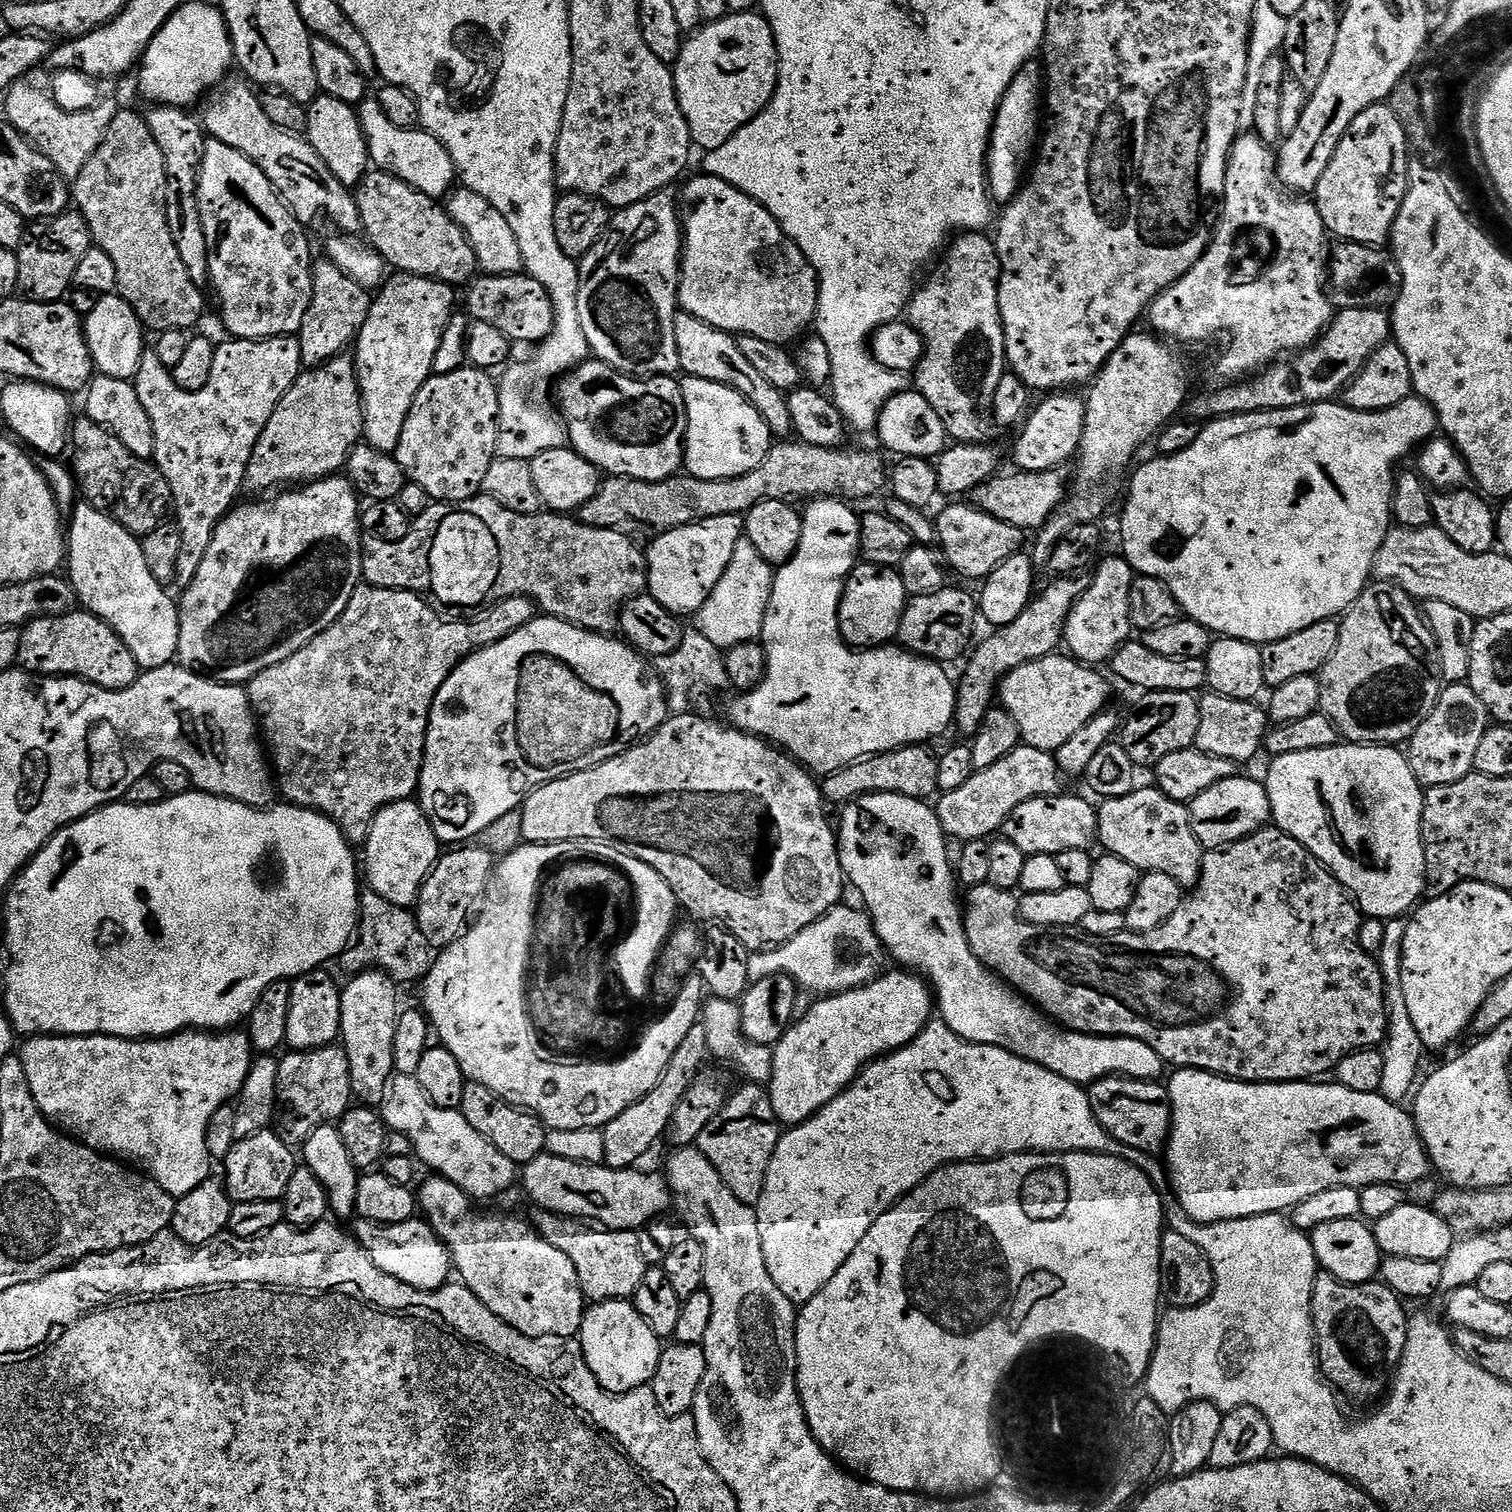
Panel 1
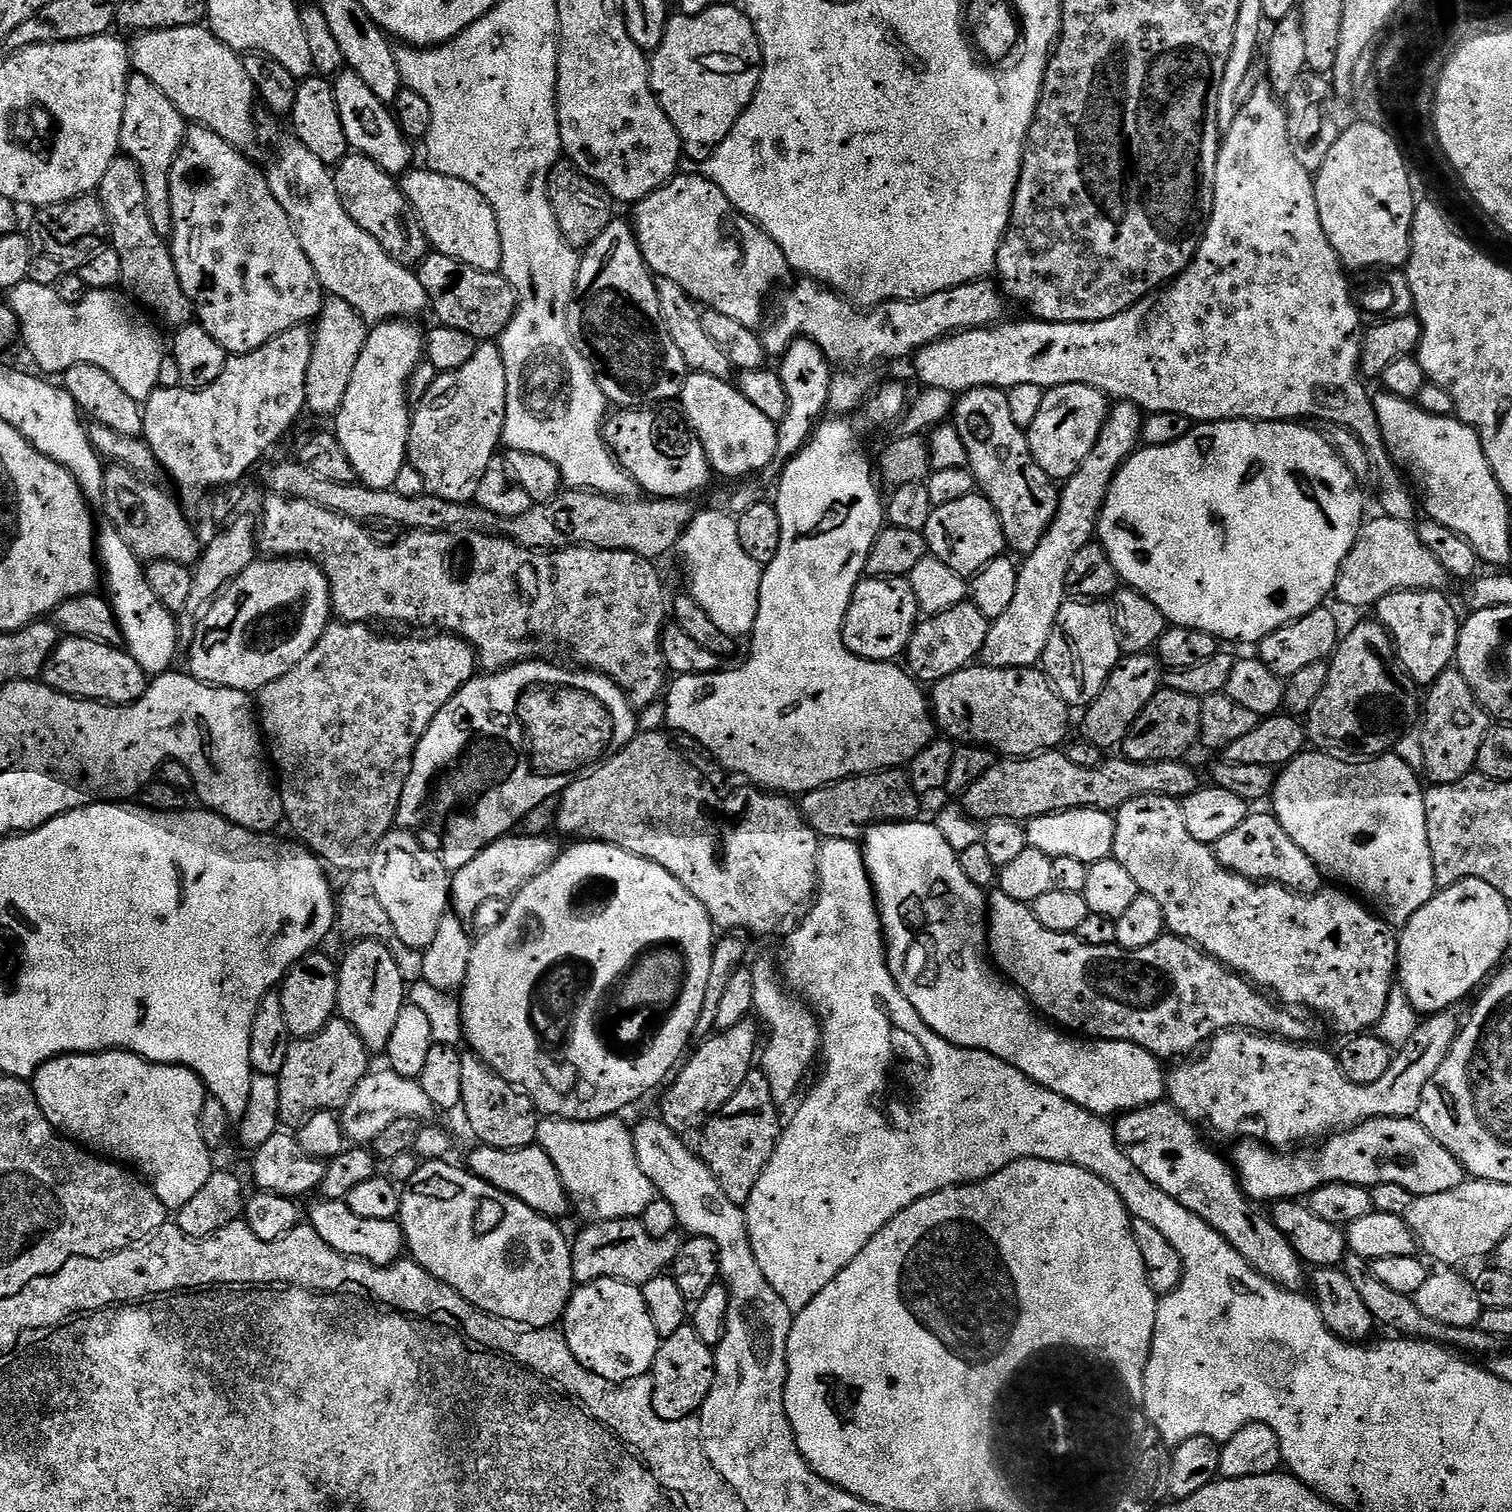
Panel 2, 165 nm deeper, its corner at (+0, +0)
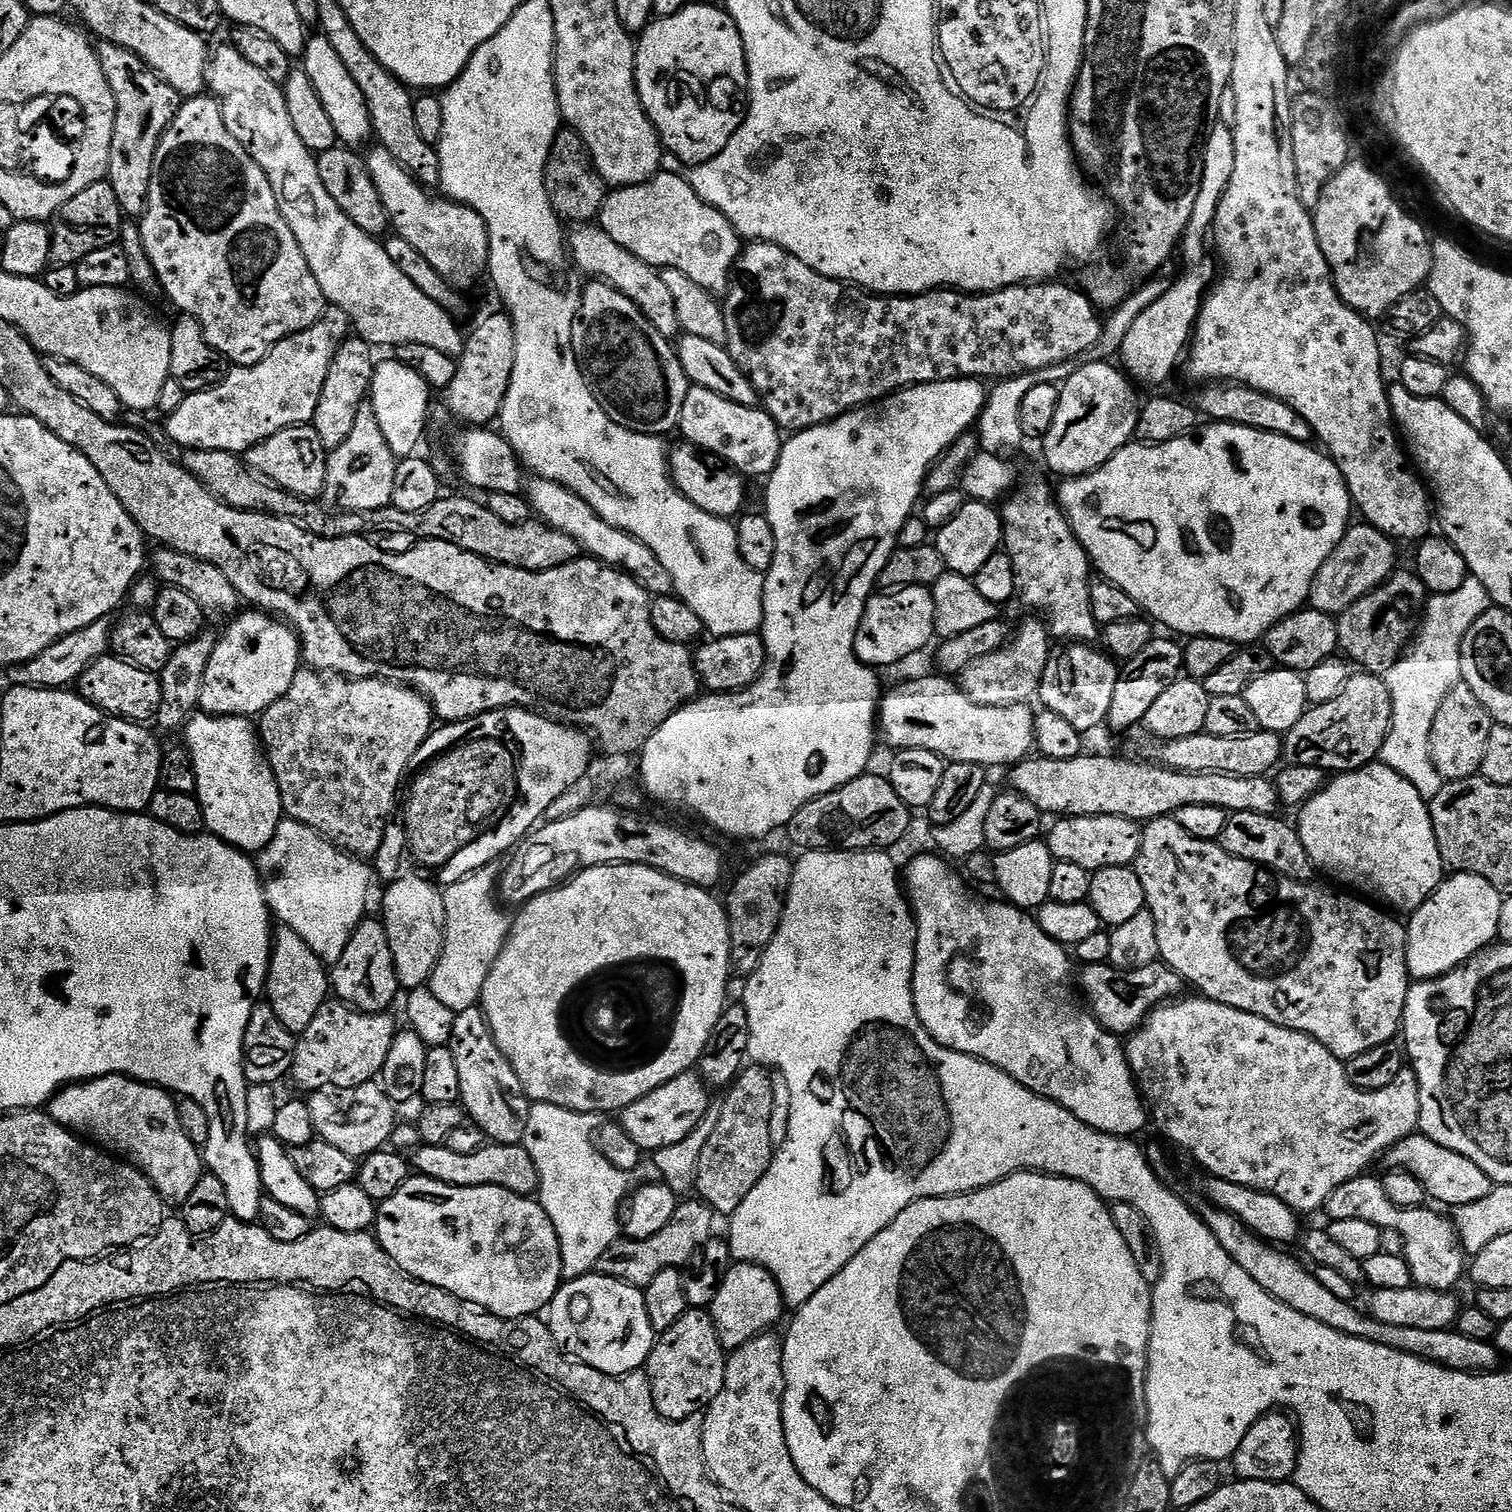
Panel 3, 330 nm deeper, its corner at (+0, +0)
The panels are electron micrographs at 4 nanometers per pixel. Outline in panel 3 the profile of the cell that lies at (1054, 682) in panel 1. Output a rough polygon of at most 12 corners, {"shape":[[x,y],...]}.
{"shape":[[943,674],[883,693],[892,750],[986,770],[1029,759],[1036,712],[982,706]]}

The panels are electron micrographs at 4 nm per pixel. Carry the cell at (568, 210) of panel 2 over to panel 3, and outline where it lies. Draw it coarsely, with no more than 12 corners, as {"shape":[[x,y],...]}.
{"shape":[[561,127],[544,185],[561,221],[599,217],[606,185],[582,138]]}

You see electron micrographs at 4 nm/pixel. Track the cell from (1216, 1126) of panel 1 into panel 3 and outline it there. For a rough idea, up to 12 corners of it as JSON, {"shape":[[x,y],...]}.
{"shape":[[1413,1134],[1386,1154],[1453,1209],[1486,1198],[1494,1181],[1470,1158]]}

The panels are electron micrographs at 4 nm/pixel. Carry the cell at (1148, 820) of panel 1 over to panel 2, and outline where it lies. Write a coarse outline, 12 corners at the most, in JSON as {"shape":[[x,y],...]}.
{"shape":[[1184,805],[1115,809],[1111,859],[1171,935],[1351,1038],[1398,976],[1339,887],[1248,880]]}

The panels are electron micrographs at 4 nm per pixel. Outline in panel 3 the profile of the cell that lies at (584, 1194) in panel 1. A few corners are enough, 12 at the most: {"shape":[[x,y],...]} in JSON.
{"shape":[[518,1144],[474,1154],[447,1146],[414,1153],[419,1175],[450,1186],[498,1186],[529,1198],[540,1187]]}

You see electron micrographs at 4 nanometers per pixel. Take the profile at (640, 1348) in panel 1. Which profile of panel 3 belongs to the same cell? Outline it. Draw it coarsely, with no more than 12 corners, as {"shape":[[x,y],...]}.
{"shape":[[599,1274],[561,1283],[546,1323],[565,1356],[641,1371],[658,1335],[643,1291]]}

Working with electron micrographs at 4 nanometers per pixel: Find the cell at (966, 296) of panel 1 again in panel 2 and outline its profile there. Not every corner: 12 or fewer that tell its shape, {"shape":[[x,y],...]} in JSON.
{"shape":[[1003,388],[959,393],[954,423],[1007,547],[1034,551],[1060,488]]}

